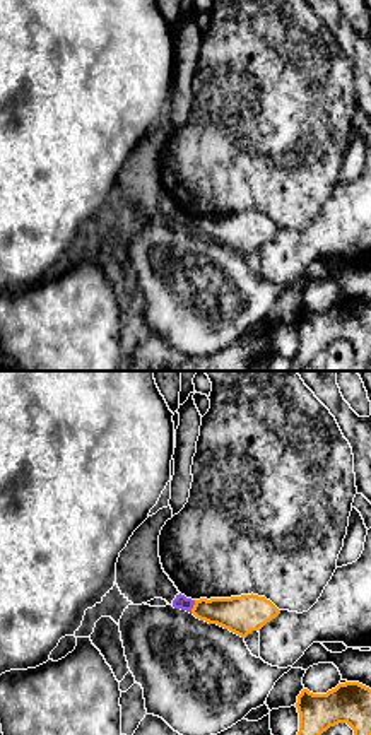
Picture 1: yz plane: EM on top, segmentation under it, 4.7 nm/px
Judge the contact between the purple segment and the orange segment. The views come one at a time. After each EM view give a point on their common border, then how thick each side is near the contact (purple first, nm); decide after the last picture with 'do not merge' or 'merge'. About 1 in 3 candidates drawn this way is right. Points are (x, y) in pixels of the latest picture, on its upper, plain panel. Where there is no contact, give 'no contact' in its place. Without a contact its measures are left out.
meets purple at (192, 224); 70 nm thick on the purple side, 180 nm on the other

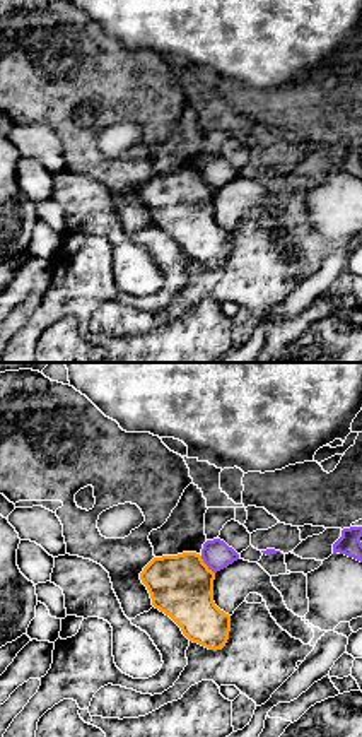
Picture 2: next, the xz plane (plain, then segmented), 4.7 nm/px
meets purple at (205, 180); 140 nm thick on the purple side, 300 nm on the other

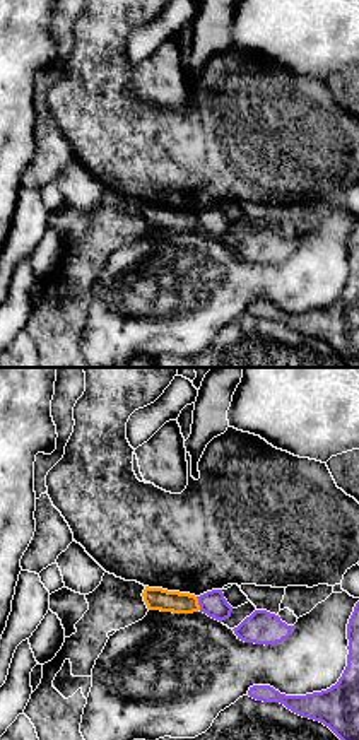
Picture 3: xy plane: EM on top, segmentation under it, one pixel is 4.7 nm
meets purple at (199, 221); 120 nm thick on the purple side, 110 nm on the other

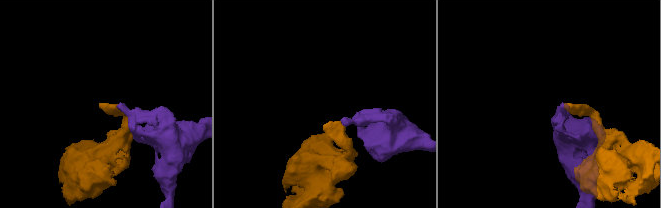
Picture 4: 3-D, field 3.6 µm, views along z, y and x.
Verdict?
do not merge

